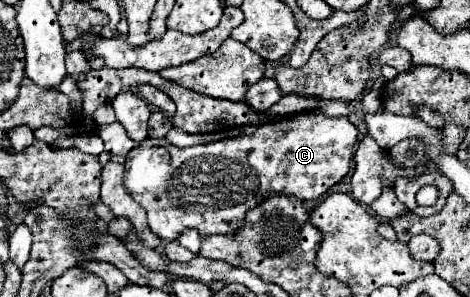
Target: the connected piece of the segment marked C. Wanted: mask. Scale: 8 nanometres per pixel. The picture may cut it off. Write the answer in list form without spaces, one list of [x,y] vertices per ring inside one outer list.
[[[309,110],[295,114],[295,118],[257,126],[253,134],[241,134],[205,146],[135,146],[123,164],[125,188],[147,210],[149,228],[165,240],[175,240],[189,226],[197,228],[201,236],[229,234],[245,220],[245,210],[257,206],[271,194],[293,194],[299,200],[315,200],[325,194],[349,172],[357,134],[359,130],[347,116],[331,118],[319,110]]]

